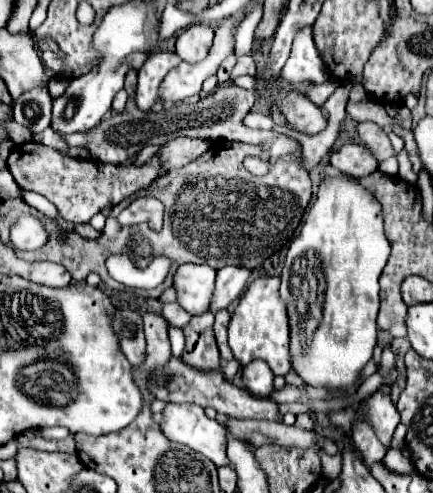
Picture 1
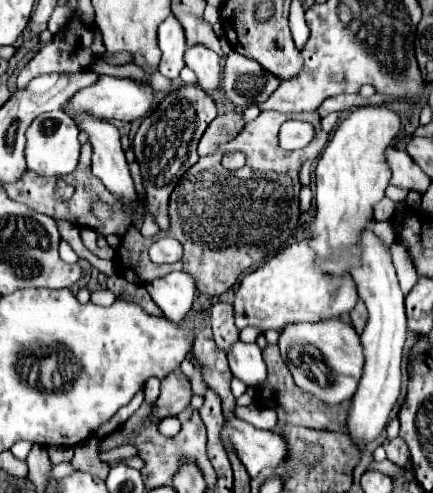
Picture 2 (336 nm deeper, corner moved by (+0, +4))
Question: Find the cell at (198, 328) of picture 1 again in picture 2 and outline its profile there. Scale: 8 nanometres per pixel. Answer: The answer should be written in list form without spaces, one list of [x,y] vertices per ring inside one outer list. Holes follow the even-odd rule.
[[[178,371],[170,373],[166,379],[162,379],[162,391],[154,405],[154,417],[162,419],[166,415],[178,415],[190,405],[192,395],[194,393],[190,389],[190,381]]]

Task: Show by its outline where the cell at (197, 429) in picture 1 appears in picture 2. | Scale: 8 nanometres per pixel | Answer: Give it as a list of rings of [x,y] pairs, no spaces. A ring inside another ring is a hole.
[[[240,419],[224,423],[224,427],[220,431],[220,441],[224,447],[230,447],[238,455],[238,459],[244,463],[250,477],[256,477],[264,469],[274,469],[286,457],[286,443],[278,433],[256,429],[250,423],[240,421]]]

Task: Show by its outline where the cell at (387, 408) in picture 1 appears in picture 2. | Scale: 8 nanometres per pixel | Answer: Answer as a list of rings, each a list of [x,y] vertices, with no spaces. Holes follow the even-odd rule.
[[[328,319],[320,323],[296,323],[288,325],[280,333],[278,341],[282,359],[286,361],[296,385],[326,405],[340,405],[352,399],[364,369],[364,349],[360,335],[352,325],[340,319]]]

